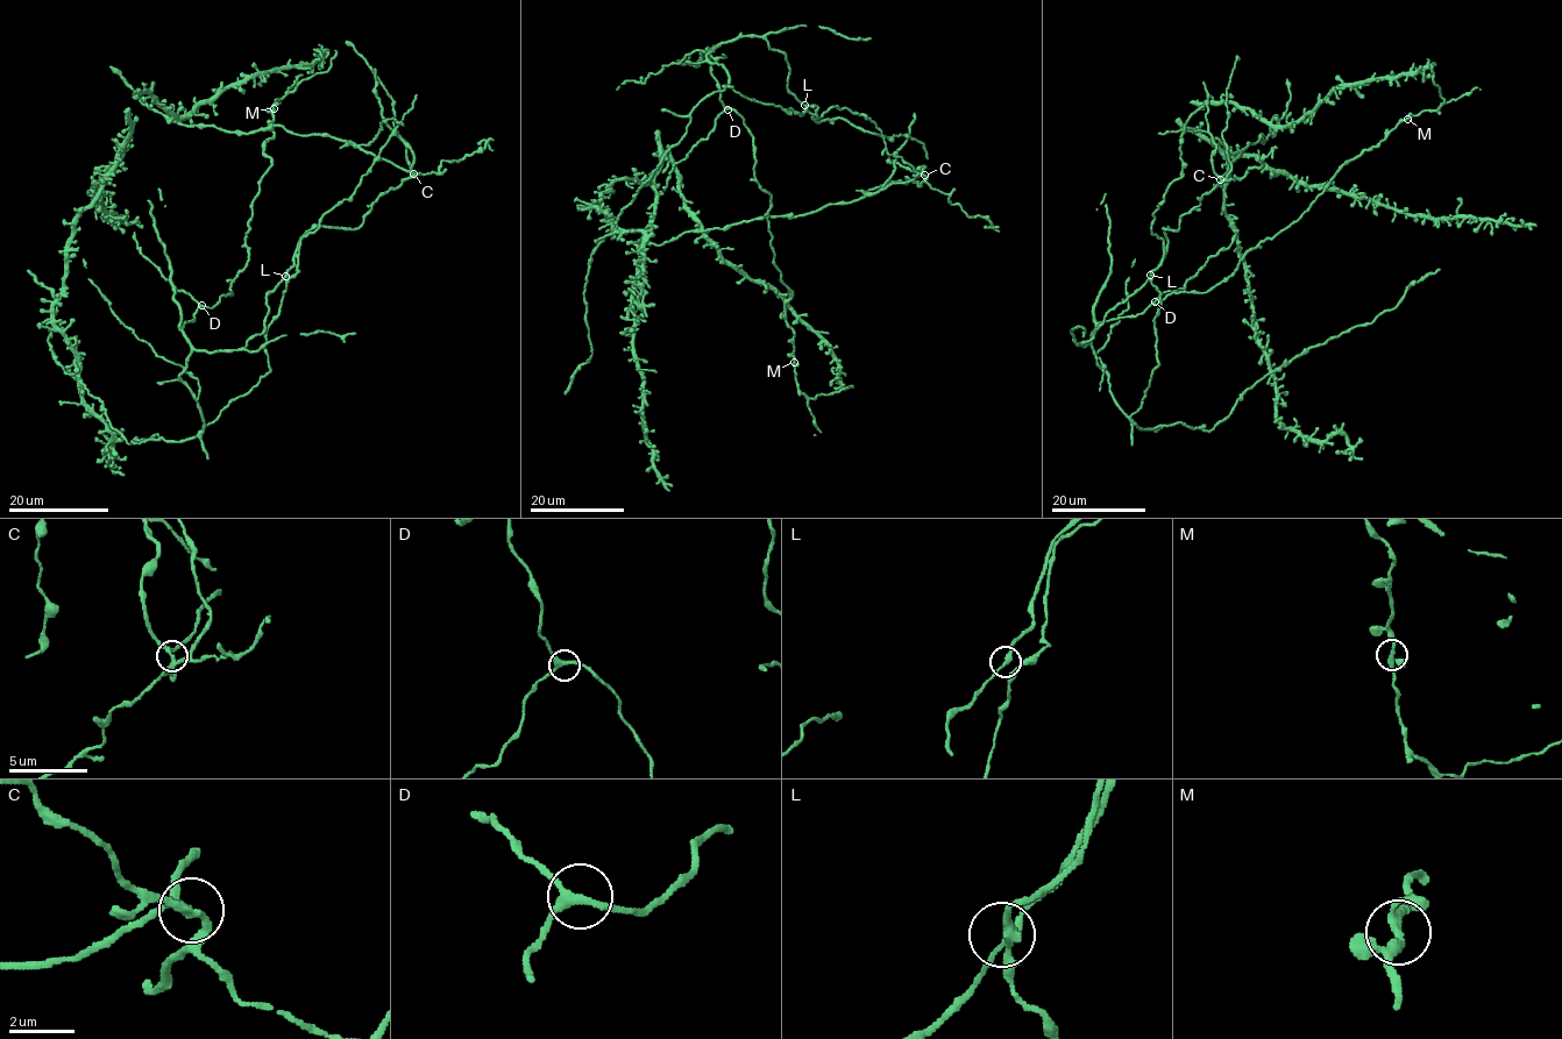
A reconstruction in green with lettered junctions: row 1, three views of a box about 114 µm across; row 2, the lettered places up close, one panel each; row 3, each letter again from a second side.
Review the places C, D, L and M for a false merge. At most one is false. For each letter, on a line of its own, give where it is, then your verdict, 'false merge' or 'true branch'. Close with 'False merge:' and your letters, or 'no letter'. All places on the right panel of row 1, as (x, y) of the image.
C: (1220, 179) | false merge
D: (1155, 301) | true branch
L: (1150, 275) | true branch
M: (1407, 119) | true branch
False merge: C

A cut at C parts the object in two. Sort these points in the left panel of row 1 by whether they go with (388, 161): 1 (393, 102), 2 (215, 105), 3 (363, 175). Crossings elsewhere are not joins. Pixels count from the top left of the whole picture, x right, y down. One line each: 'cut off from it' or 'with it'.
1: cut off from it
2: cut off from it
3: cut off from it

